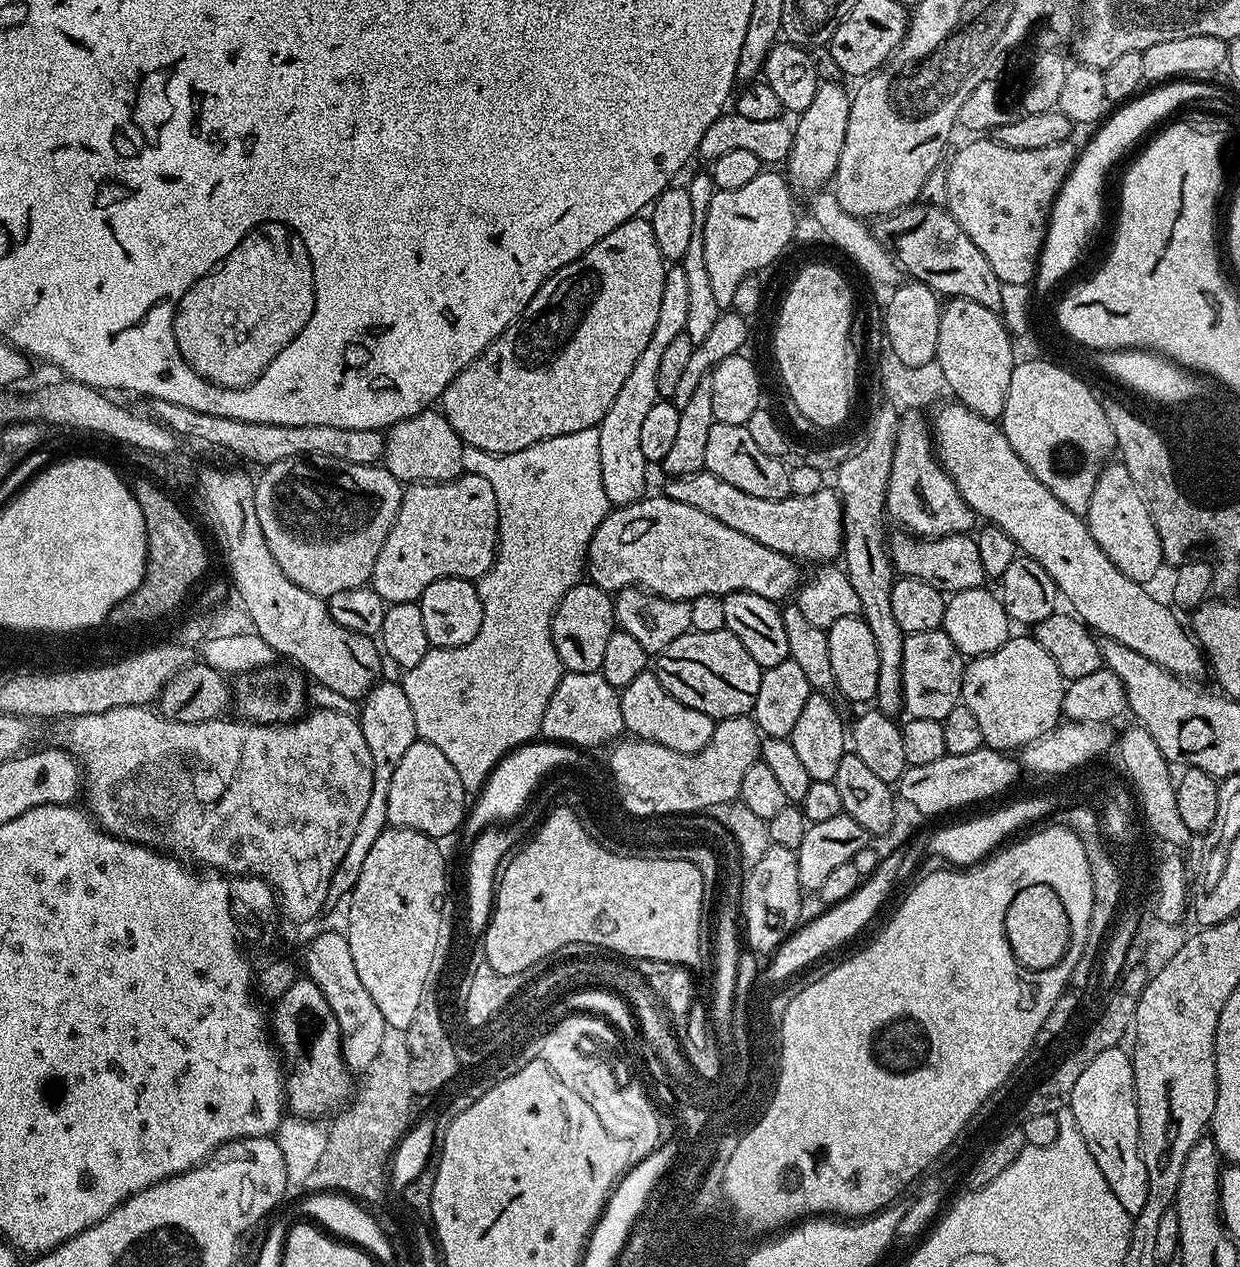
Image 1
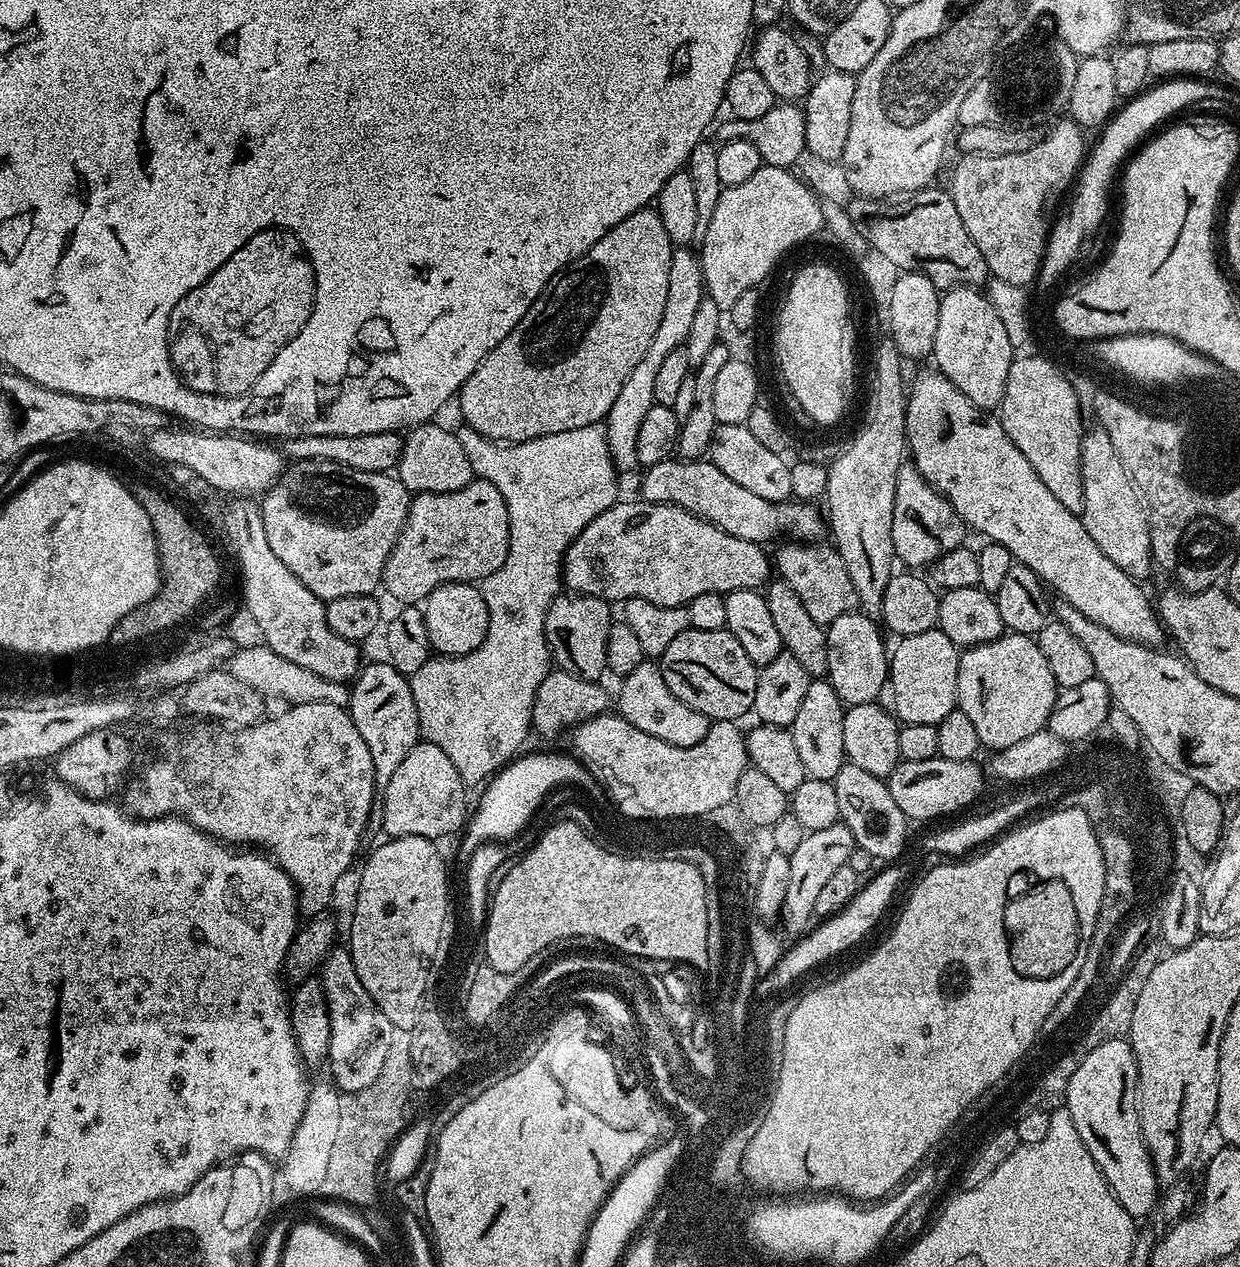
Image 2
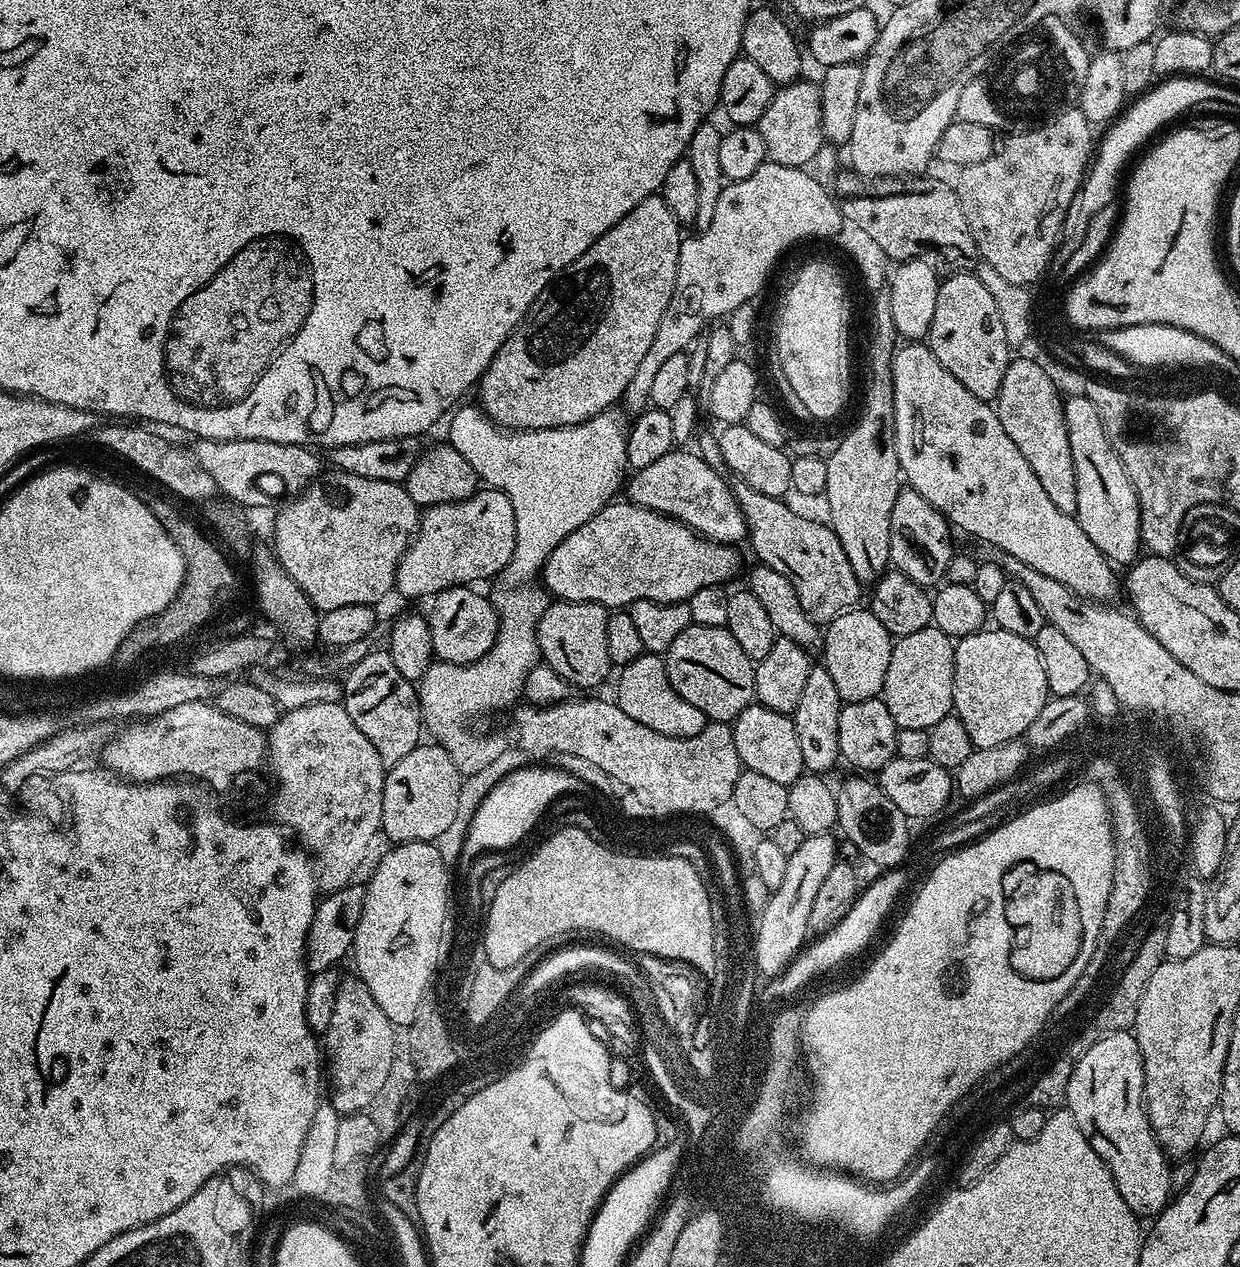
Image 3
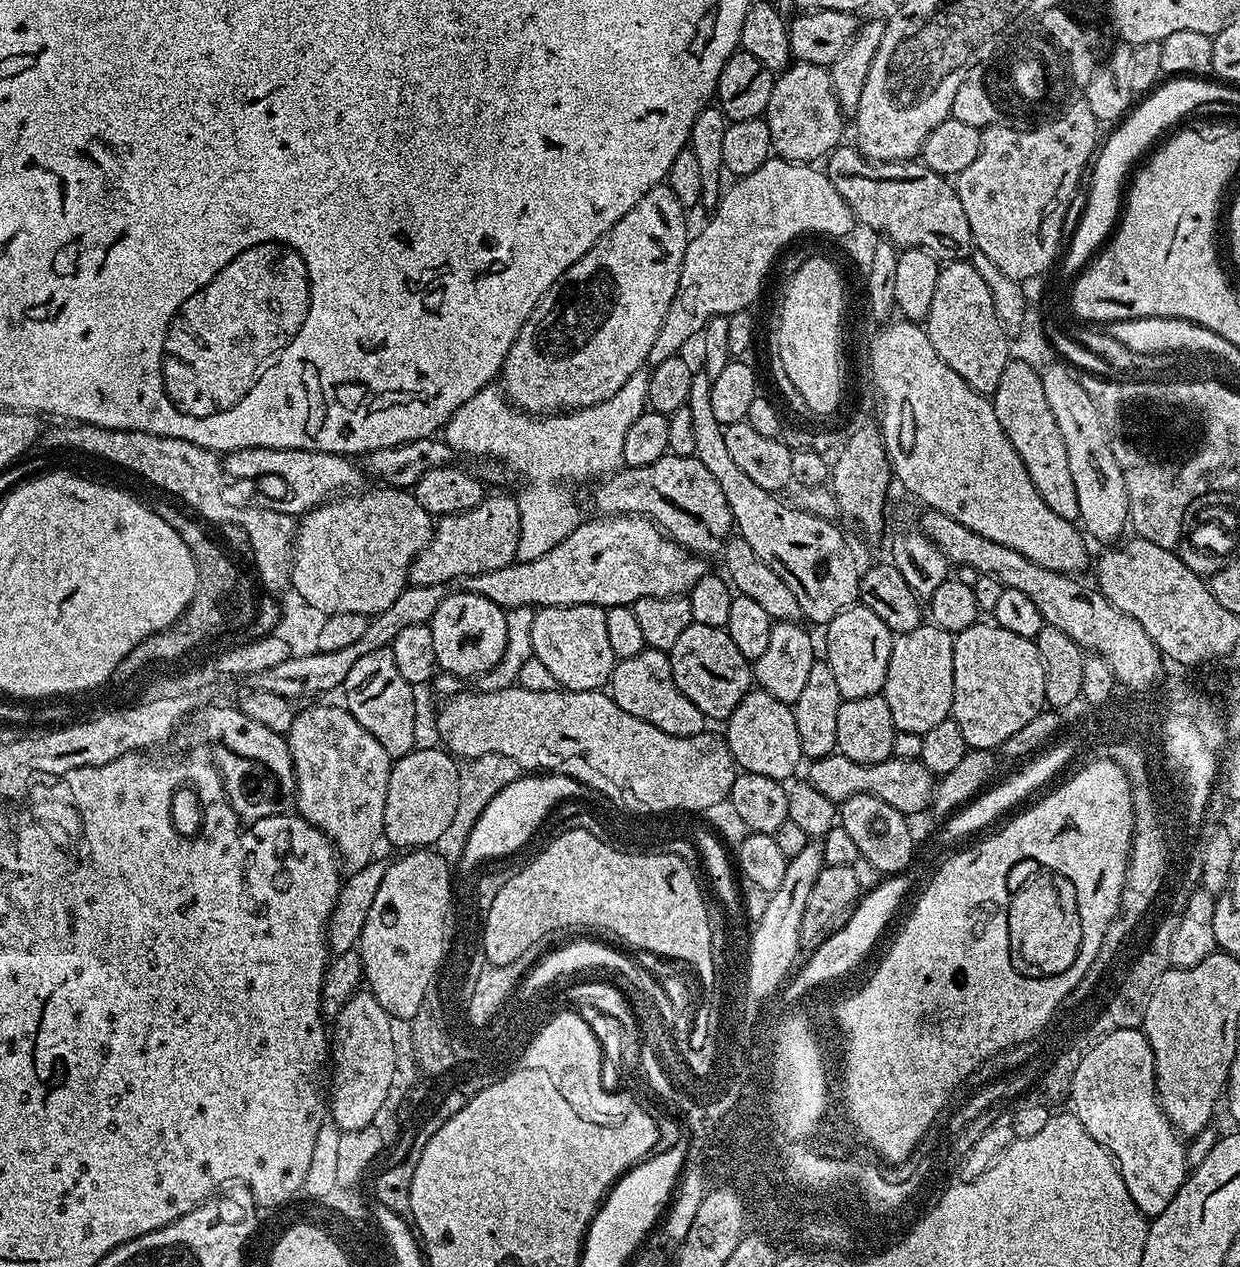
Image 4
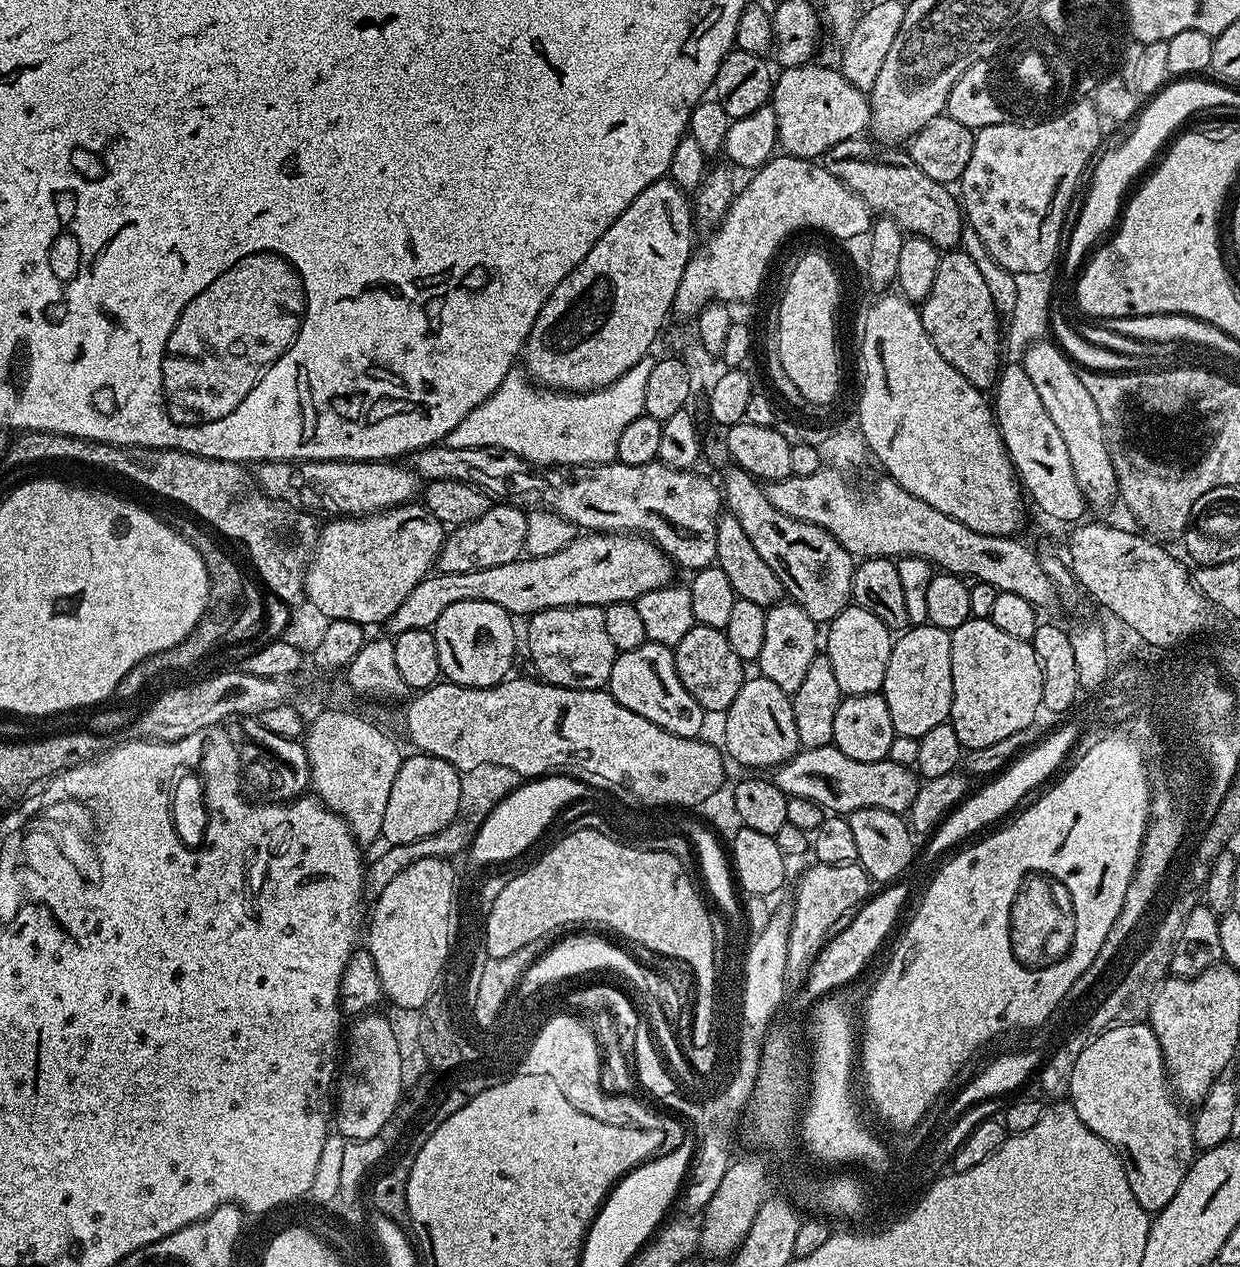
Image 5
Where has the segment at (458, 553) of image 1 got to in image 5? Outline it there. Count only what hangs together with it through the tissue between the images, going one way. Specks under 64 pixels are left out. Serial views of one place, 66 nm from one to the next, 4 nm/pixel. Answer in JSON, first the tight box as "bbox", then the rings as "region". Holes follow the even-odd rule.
{"bbox":[439,502,530,574],"region":[[[496,502],[489,506],[482,518],[453,527],[447,533],[440,551],[439,571],[466,574],[467,571],[486,570],[490,566],[506,566],[506,562],[521,559],[528,542],[530,523],[529,517],[524,516],[527,516],[525,509],[518,508],[515,504]]]}

